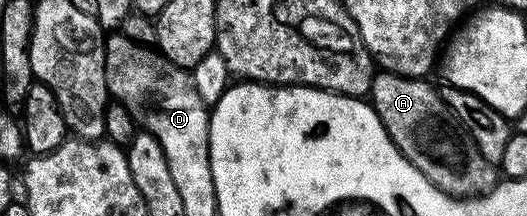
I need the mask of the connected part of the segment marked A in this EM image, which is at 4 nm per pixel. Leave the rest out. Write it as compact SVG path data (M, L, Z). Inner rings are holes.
M390 71L378 72L371 83L371 92L369 94L372 109L381 119L382 125L385 126L388 135L391 137L391 141L394 144L401 143L403 145L400 151L403 154L409 153L413 157L411 163L425 174L426 178L433 182L437 188L445 191L451 197L480 196L498 184L499 173L491 173L491 181L489 182L489 171L483 167L483 163L481 163L481 159L477 155L473 159L473 171L457 177L449 169L445 169L443 164L419 157L415 145L409 141L413 126L419 126L422 118L427 113L439 111L440 103L437 103L437 101L440 97L438 90L428 83L429 81L424 78L403 77Z

